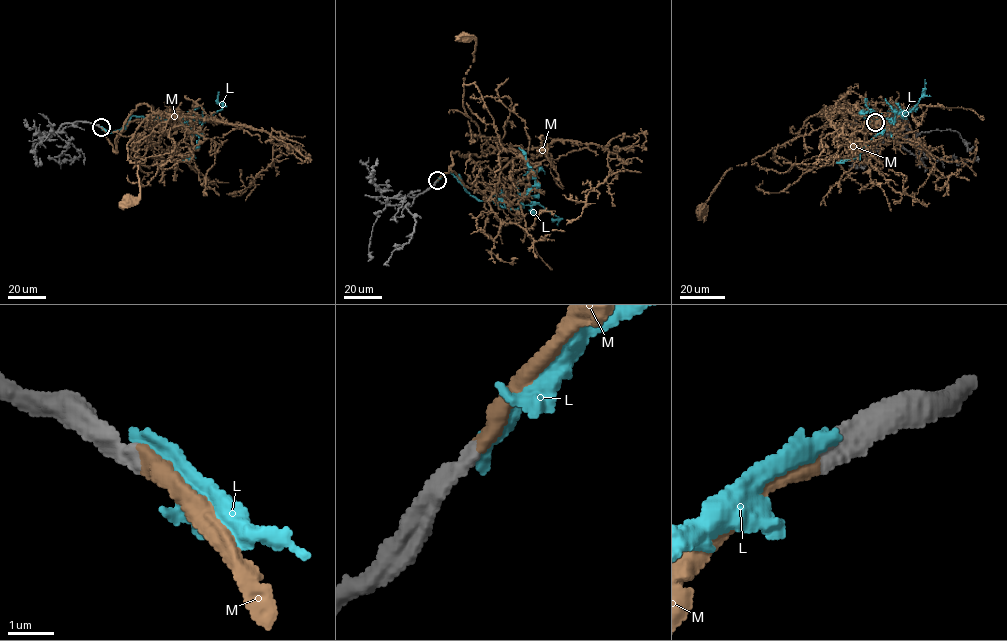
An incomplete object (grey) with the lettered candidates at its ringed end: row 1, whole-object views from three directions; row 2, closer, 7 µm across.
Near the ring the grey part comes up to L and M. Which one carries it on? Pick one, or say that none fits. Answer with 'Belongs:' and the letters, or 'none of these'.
Belongs: M

